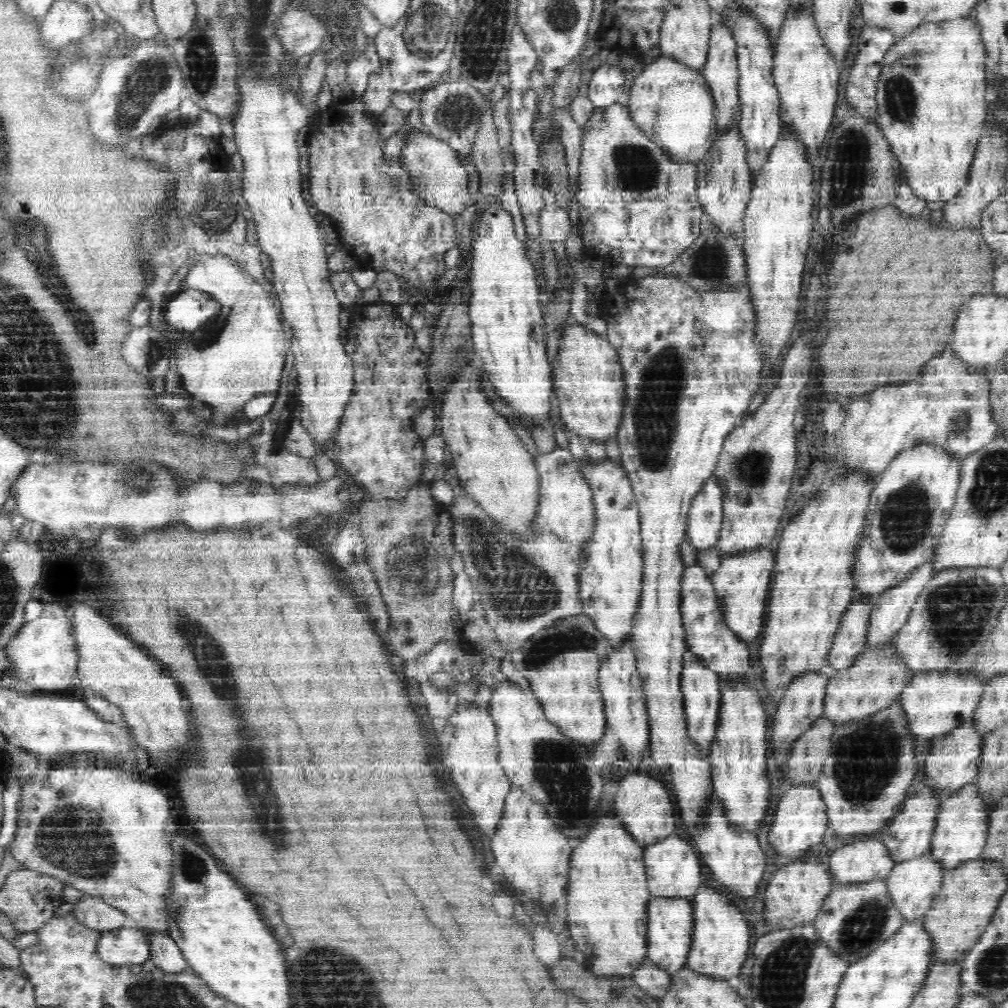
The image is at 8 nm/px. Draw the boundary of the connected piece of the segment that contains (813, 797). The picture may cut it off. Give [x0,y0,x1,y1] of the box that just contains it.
[769,782,830,860]

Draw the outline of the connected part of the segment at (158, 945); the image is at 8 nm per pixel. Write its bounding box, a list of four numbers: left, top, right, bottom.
[151,934,190,974]

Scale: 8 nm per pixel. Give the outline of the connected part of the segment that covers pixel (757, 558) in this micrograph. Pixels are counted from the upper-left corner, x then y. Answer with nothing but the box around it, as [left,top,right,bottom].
[709,548,774,642]

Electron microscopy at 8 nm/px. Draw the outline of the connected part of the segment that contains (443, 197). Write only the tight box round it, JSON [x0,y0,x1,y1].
[403,131,474,217]

